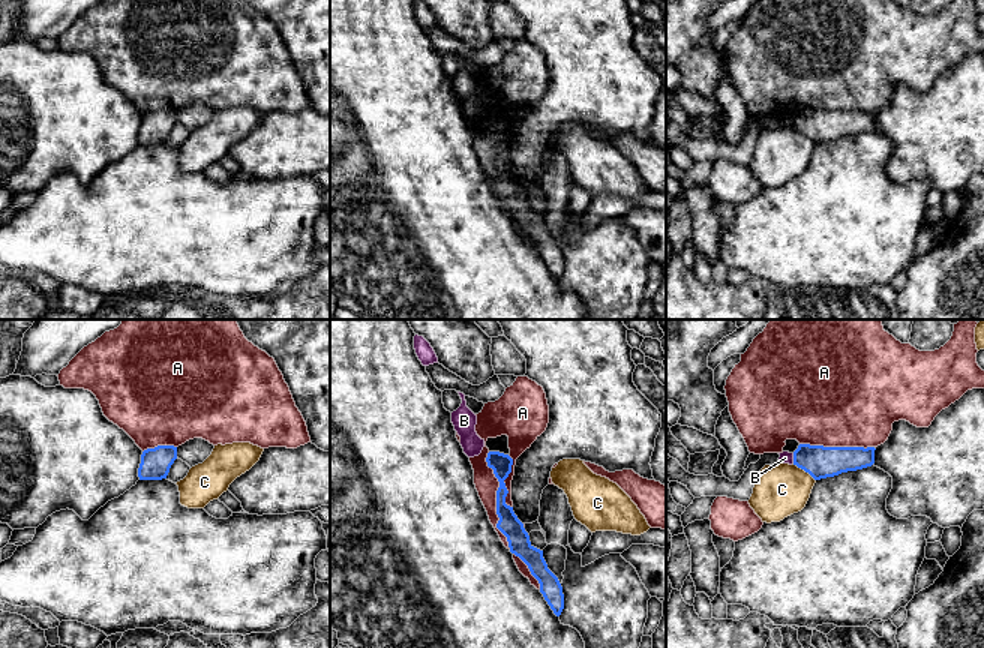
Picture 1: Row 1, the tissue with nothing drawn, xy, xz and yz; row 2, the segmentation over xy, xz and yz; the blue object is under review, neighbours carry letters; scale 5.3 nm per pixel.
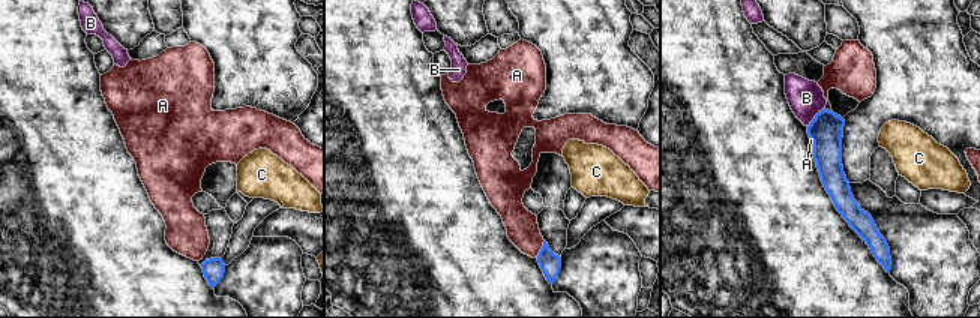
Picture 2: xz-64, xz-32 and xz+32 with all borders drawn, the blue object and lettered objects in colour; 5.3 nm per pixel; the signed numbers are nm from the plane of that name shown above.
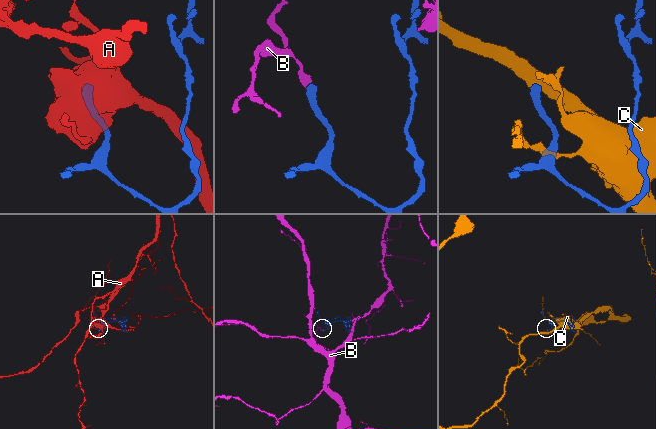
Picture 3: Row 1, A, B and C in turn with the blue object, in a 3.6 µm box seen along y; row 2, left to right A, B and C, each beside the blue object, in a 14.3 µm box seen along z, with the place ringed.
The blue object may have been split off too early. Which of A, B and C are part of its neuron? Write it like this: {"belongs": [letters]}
{"belongs": []}

